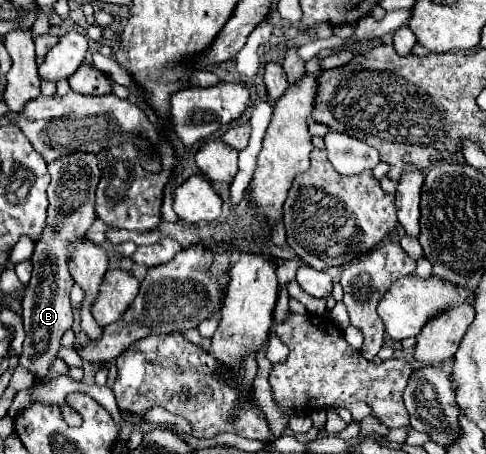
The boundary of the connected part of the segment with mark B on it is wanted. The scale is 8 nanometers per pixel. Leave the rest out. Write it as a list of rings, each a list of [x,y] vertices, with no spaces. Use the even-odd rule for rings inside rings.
[[[72,153],[48,163],[48,173],[52,177],[48,187],[48,225],[40,241],[36,241],[32,263],[32,279],[28,283],[22,301],[22,319],[26,329],[24,351],[20,355],[20,365],[24,365],[36,381],[42,381],[54,359],[58,359],[60,339],[64,331],[72,327],[72,307],[70,307],[70,287],[74,285],[72,275],[66,267],[66,245],[68,241],[82,237],[90,225],[96,221],[94,201],[96,187],[100,181],[98,159],[92,153]]]

